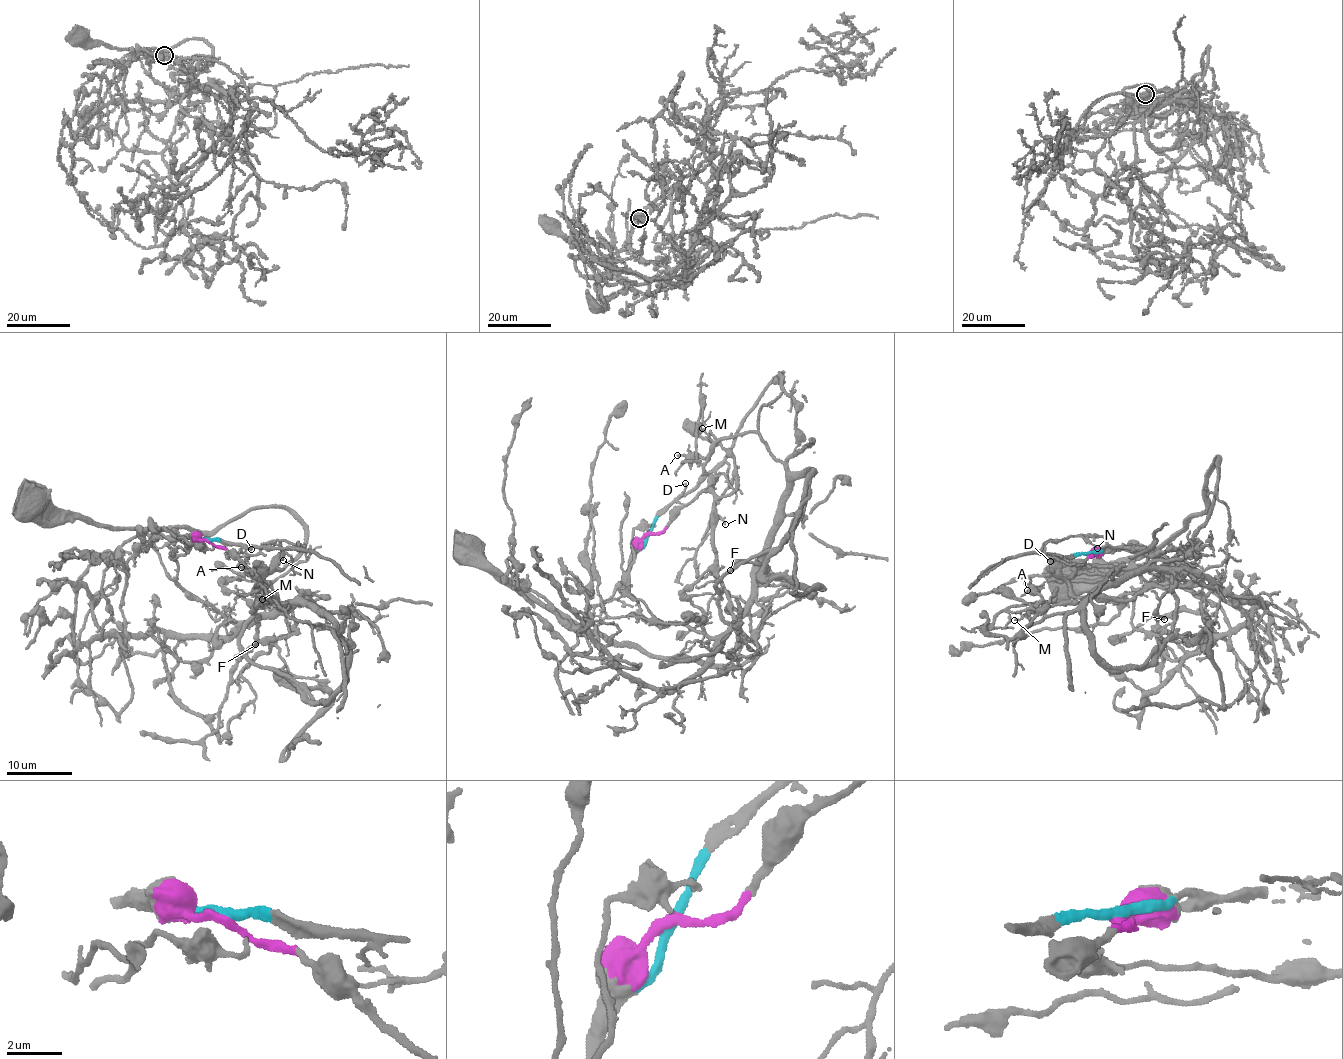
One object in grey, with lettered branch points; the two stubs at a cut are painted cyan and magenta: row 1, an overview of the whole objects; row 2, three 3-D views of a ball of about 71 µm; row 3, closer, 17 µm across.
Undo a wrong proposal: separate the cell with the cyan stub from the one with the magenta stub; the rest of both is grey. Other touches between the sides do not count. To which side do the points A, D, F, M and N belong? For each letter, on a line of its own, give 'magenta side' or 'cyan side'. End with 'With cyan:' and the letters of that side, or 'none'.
A: magenta side
D: cyan side
F: magenta side
M: magenta side
N: cyan side
With cyan: D, N

